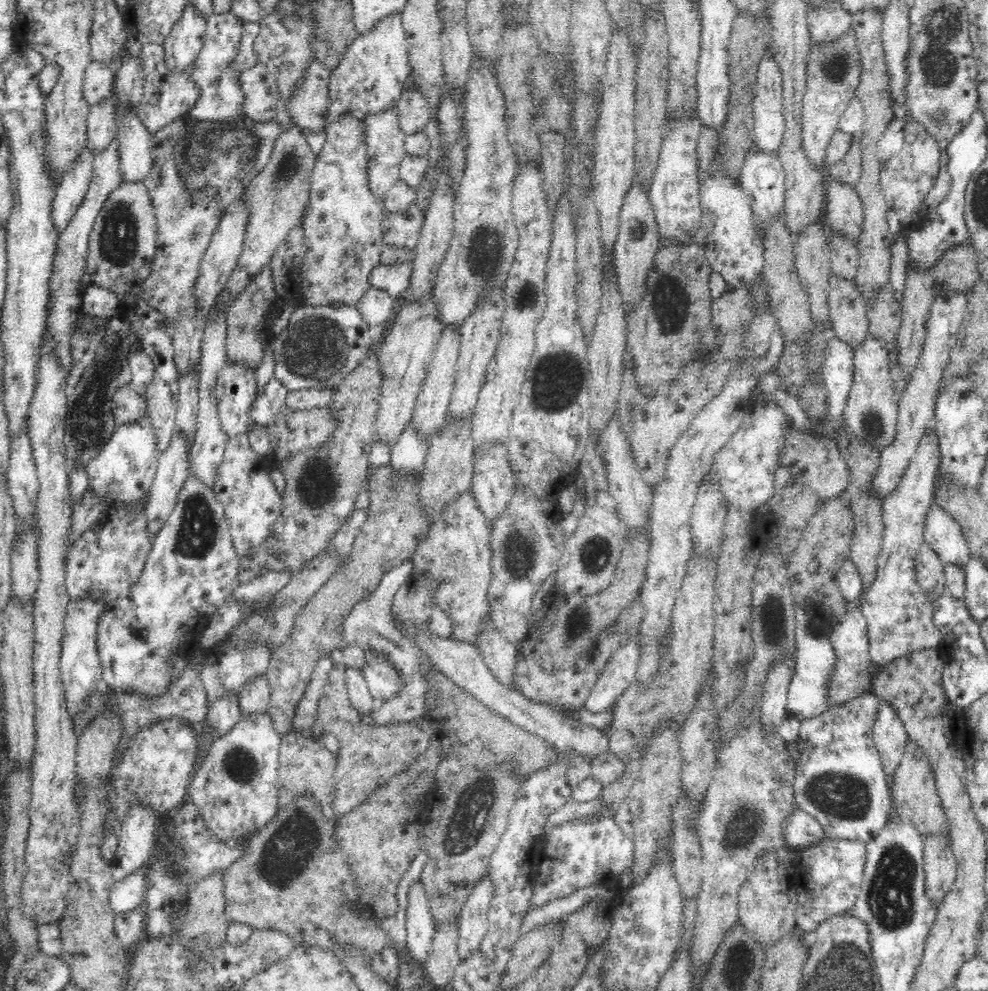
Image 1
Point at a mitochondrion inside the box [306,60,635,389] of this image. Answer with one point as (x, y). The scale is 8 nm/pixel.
(483, 254)

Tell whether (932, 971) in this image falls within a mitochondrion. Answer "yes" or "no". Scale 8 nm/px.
no

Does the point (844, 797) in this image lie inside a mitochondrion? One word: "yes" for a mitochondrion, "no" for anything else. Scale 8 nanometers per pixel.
yes

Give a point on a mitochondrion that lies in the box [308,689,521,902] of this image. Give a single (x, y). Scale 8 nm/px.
(463, 830)

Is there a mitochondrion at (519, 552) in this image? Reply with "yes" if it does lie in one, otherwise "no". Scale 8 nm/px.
yes

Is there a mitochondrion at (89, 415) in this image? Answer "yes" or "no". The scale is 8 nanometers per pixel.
yes

